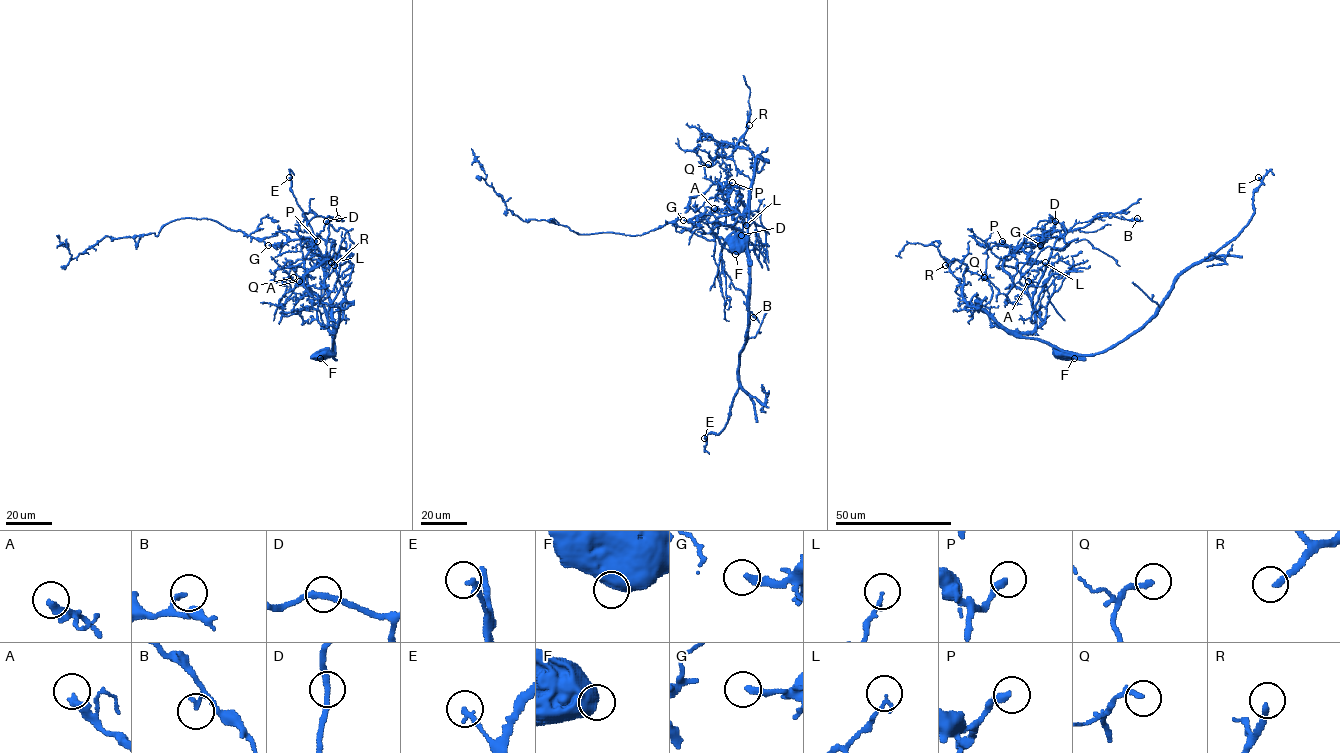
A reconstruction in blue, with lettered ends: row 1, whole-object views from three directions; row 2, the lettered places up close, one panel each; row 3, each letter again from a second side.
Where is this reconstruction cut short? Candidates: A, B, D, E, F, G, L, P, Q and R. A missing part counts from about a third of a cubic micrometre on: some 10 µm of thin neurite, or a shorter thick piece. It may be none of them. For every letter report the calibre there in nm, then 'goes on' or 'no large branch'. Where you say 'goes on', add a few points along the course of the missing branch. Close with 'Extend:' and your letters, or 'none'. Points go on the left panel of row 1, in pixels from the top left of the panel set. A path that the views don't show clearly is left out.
A: 320 nm thick; no large branch
B: 150 nm thick; no large branch
D: 220 nm thick; no large branch
E: 220 nm thick; no large branch
F: 850 nm thick; no large branch
G: 280 nm thick; no large branch
L: 130 nm thick; no large branch
P: 300 nm thick; goes on
Q: 220 nm thick; no large branch
R: 240 nm thick; no large branch
Extend: P

